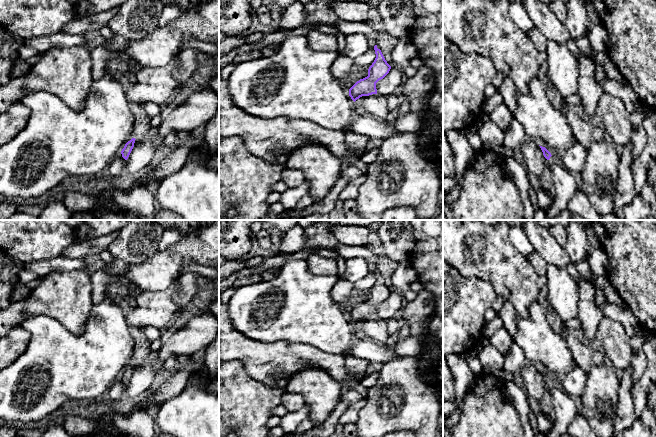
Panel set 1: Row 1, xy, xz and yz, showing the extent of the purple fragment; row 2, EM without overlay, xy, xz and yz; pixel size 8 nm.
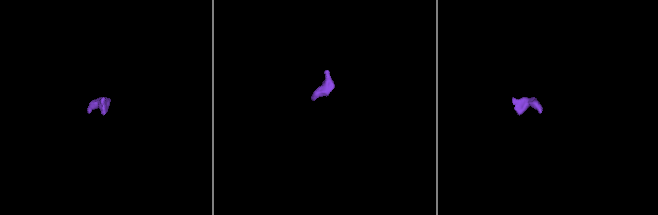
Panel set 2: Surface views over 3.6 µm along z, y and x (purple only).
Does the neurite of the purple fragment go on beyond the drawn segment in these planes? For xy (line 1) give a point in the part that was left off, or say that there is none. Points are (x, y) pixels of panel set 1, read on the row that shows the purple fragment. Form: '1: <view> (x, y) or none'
1: none

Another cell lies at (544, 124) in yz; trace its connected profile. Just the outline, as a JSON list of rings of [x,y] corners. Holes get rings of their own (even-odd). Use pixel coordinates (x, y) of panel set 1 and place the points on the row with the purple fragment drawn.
[[[538,76],[529,82],[527,94],[516,93],[514,118],[522,124],[528,140],[534,140],[545,147],[551,155],[559,156],[576,140],[566,115],[555,109],[548,98],[548,89]]]

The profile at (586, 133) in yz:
[[[564,102],[563,108],[575,139],[585,148],[585,150],[587,150],[593,142],[603,141],[607,138],[605,130],[598,122],[589,123],[585,121],[577,113],[573,112],[569,108],[569,105]]]

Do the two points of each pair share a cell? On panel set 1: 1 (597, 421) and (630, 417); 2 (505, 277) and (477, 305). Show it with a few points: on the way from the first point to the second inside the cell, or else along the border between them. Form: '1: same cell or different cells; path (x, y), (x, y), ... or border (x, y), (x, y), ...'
1: different cells; border (619, 396), (618, 412), (613, 426)
2: different cells; border (473, 277), (486, 279), (498, 294)

